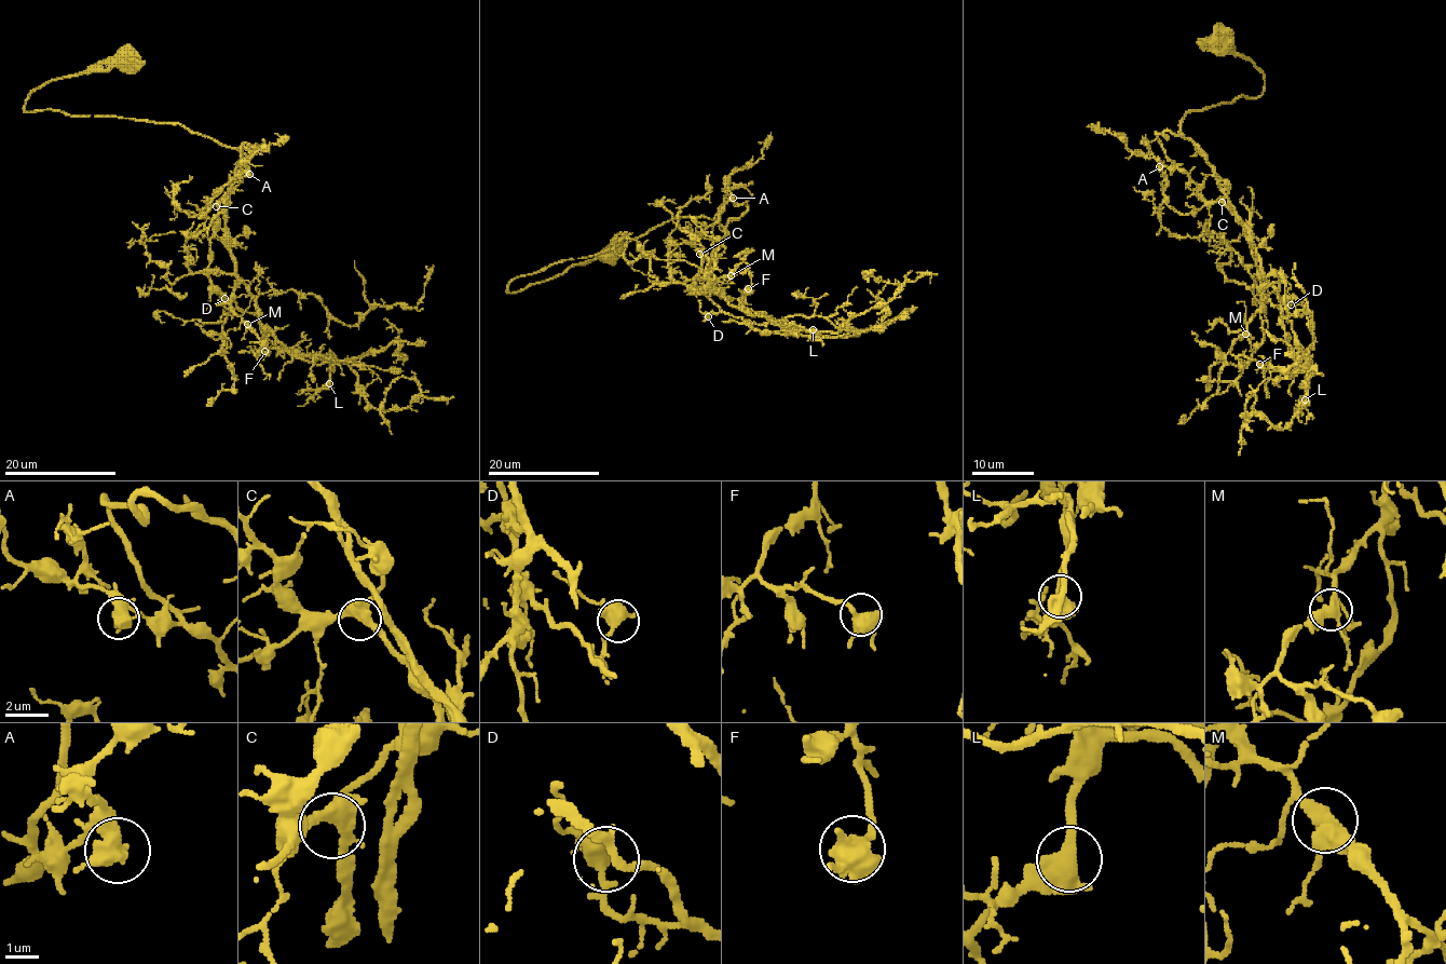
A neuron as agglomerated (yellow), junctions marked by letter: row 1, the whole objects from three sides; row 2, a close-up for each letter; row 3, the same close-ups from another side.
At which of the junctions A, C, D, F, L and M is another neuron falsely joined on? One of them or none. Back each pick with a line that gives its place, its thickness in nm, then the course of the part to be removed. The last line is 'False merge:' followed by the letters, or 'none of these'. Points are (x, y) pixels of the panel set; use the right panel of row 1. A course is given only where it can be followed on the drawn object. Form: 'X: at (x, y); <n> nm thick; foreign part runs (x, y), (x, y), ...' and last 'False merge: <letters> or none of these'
False merge: none of these

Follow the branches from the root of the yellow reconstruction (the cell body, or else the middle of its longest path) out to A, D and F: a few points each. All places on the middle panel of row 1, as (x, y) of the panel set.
A: (609, 254), (508, 292), (674, 217), (724, 226), (747, 209), (731, 195), (719, 209), (733, 198)
D: (609, 254), (508, 292), (519, 276), (705, 216), (724, 230), (694, 277), (719, 307), (708, 316)
F: (609, 254), (508, 292), (519, 276), (703, 216), (724, 230), (713, 287), (746, 262), (748, 288)

